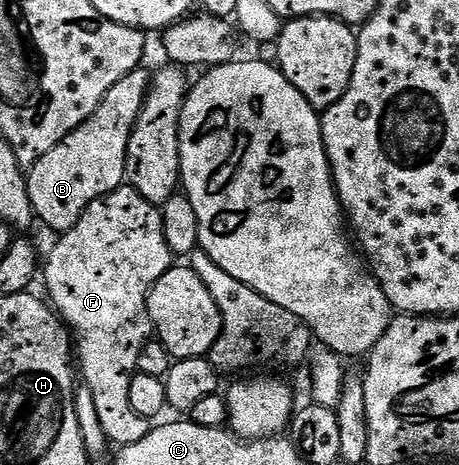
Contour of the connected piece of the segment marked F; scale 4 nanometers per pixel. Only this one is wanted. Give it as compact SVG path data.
M126 183L92 202L78 222L57 240L50 258L44 261L49 304L72 334L76 365L82 368L82 377L86 380L84 387L92 395L92 404L96 407L100 427L104 427L107 442L114 447L140 443L140 439L150 433L152 425L147 418L132 411L128 387L138 372L140 351L152 337L150 316L146 313L150 288L172 267L172 254L164 239L161 208L148 203L148 199Z

